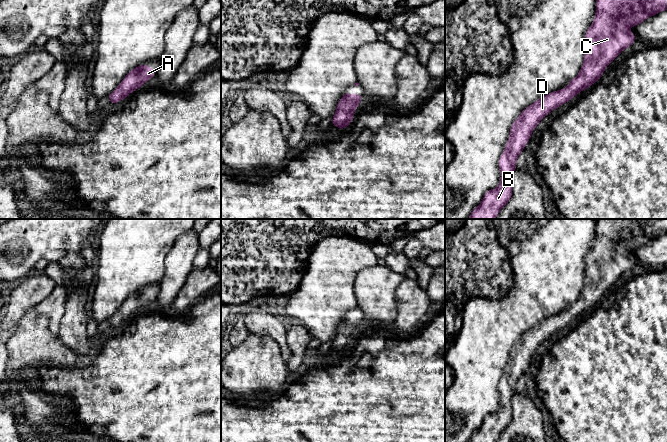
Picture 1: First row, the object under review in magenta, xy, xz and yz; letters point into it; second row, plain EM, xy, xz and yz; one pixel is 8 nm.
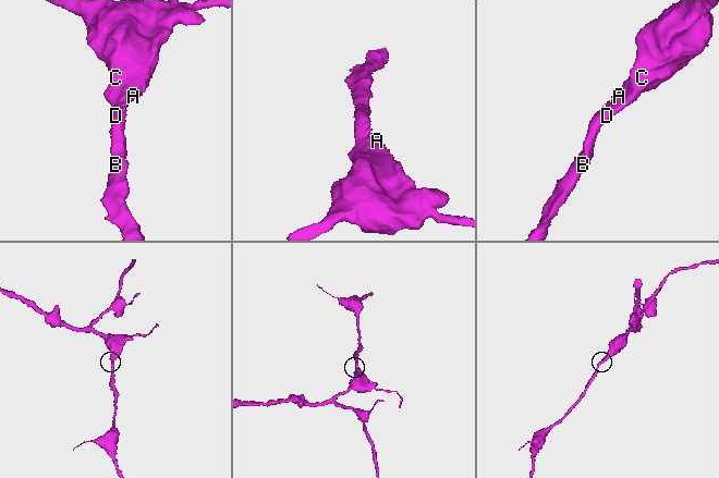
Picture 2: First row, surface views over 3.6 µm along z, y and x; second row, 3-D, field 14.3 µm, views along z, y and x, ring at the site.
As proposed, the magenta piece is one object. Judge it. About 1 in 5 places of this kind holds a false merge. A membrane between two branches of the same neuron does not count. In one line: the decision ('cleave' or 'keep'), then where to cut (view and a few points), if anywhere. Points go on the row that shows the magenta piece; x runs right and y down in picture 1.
keep; cut none

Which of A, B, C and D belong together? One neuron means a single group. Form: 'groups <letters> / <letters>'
groups A B C D

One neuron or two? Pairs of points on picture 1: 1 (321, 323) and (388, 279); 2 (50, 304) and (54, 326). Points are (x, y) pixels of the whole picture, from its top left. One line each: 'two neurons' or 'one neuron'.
1: two neurons
2: one neuron

